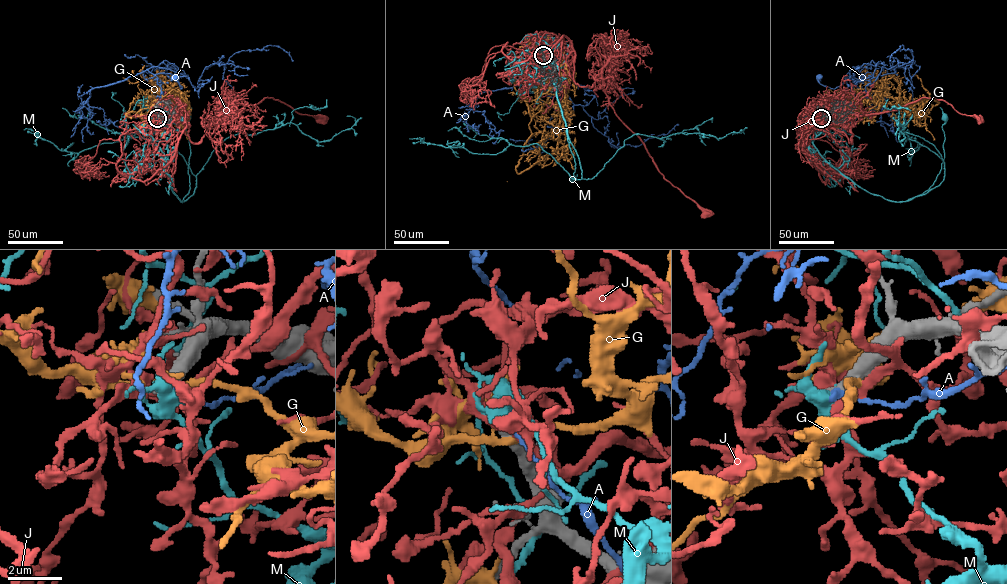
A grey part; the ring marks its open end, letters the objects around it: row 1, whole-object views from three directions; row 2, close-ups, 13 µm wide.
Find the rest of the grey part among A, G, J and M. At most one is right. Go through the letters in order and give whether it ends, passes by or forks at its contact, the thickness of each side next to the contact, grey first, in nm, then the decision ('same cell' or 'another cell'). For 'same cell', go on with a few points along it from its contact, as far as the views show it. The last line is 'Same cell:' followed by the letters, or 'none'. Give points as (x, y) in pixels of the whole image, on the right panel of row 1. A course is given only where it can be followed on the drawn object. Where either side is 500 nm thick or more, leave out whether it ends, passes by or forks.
A: 600 nm thick on the grey side, 320 nm on the other; another cell
G: it passes by; 480 nm thick on the grey side, 260 nm on the other; another cell
J: 650 nm thick on the grey side, 260 nm on the other; another cell
M: 500 nm thick on the grey side, 90 nm on the other; another cell
Same cell: none

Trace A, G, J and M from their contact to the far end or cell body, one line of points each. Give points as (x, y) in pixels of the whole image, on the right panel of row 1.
A: (821, 118), (840, 111), (848, 85), (845, 75), (849, 73), (834, 89), (821, 84), (818, 76)
G: (822, 118), (878, 109), (885, 89), (899, 101), (922, 98), (916, 109), (900, 97), (894, 78), (904, 76)
J: (821, 118), (825, 109), (817, 125), (841, 131), (852, 143), (855, 118), (899, 110), (923, 97), (980, 120)
M: (821, 118), (826, 124), (813, 142), (818, 153), (861, 188), (897, 202), (922, 194), (939, 173), (944, 117)

